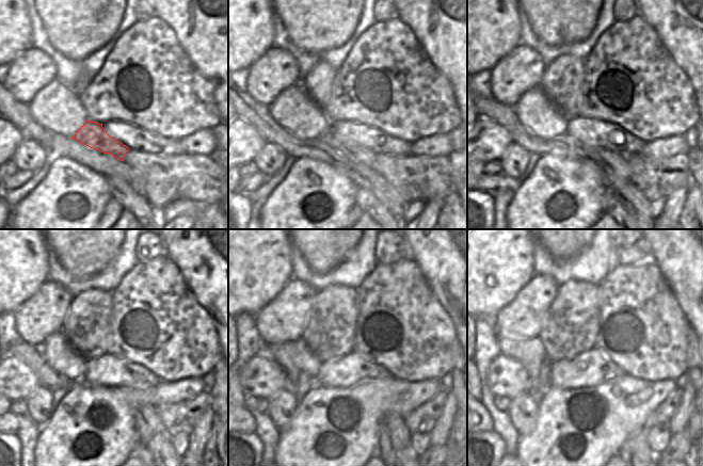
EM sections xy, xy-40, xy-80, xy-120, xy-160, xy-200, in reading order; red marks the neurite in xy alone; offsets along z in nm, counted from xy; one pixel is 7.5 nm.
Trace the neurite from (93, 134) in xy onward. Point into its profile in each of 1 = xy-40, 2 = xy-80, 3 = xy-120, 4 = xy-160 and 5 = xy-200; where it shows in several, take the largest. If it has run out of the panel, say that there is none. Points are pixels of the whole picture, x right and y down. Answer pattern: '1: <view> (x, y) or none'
1: xy-40 (367, 157)
2: xy-80 (617, 162)
3: xy-120 (154, 424)
4: xy-160 (394, 423)
5: xy-200 (637, 438)

